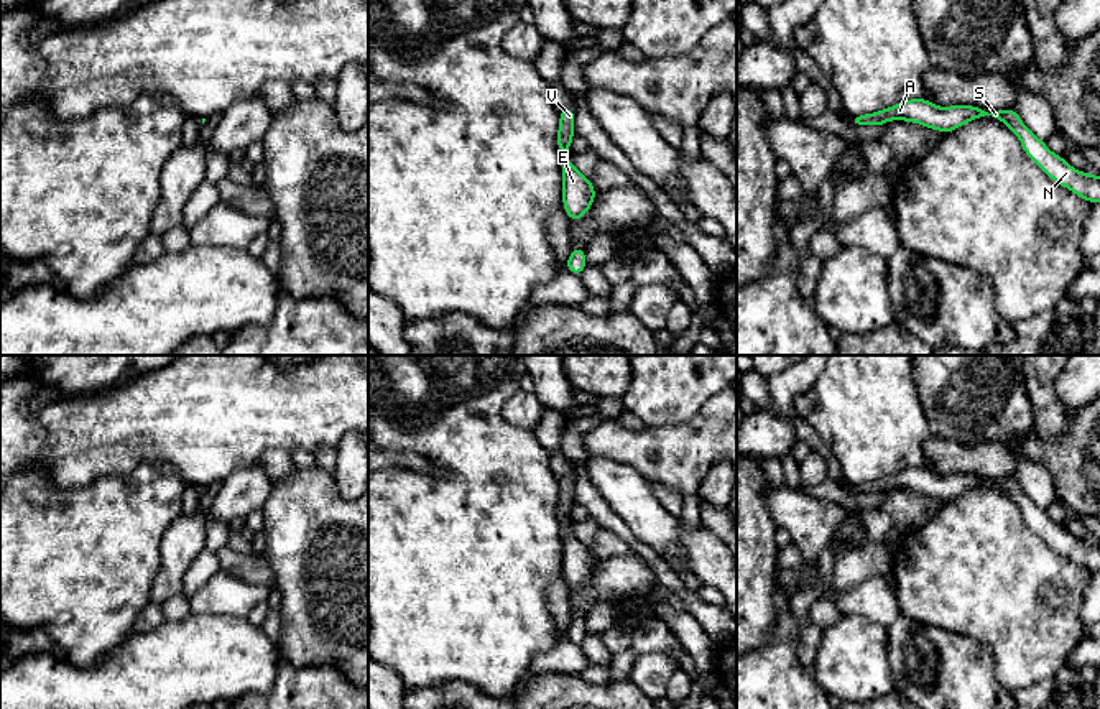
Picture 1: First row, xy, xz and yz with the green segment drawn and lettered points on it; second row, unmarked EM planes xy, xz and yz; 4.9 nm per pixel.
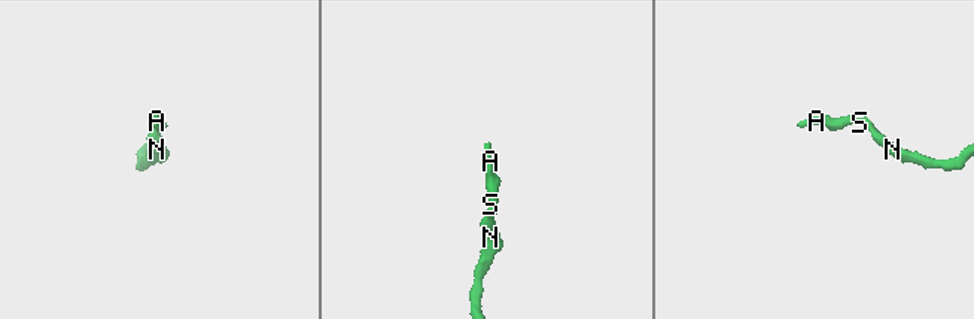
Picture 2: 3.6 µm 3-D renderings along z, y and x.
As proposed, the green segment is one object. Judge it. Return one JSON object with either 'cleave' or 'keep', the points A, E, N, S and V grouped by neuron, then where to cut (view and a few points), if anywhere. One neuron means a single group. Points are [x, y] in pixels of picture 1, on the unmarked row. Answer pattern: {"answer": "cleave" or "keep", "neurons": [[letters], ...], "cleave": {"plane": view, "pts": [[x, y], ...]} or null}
{"answer": "keep", "neurons": [["A", "E", "N", "S", "V"]], "cleave": null}

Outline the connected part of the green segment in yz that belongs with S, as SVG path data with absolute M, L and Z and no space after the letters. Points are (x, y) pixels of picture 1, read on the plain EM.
M906 467L893 475L855 487L858 494L883 494L893 489L919 492L931 498L950 502L967 490L990 485L1001 489L1021 510L1026 525L1054 551L1067 556L1092 574L1100 571L1100 544L1077 540L1064 525L1054 523L1021 489L1016 477L988 479L977 474L936 475L927 467Z

